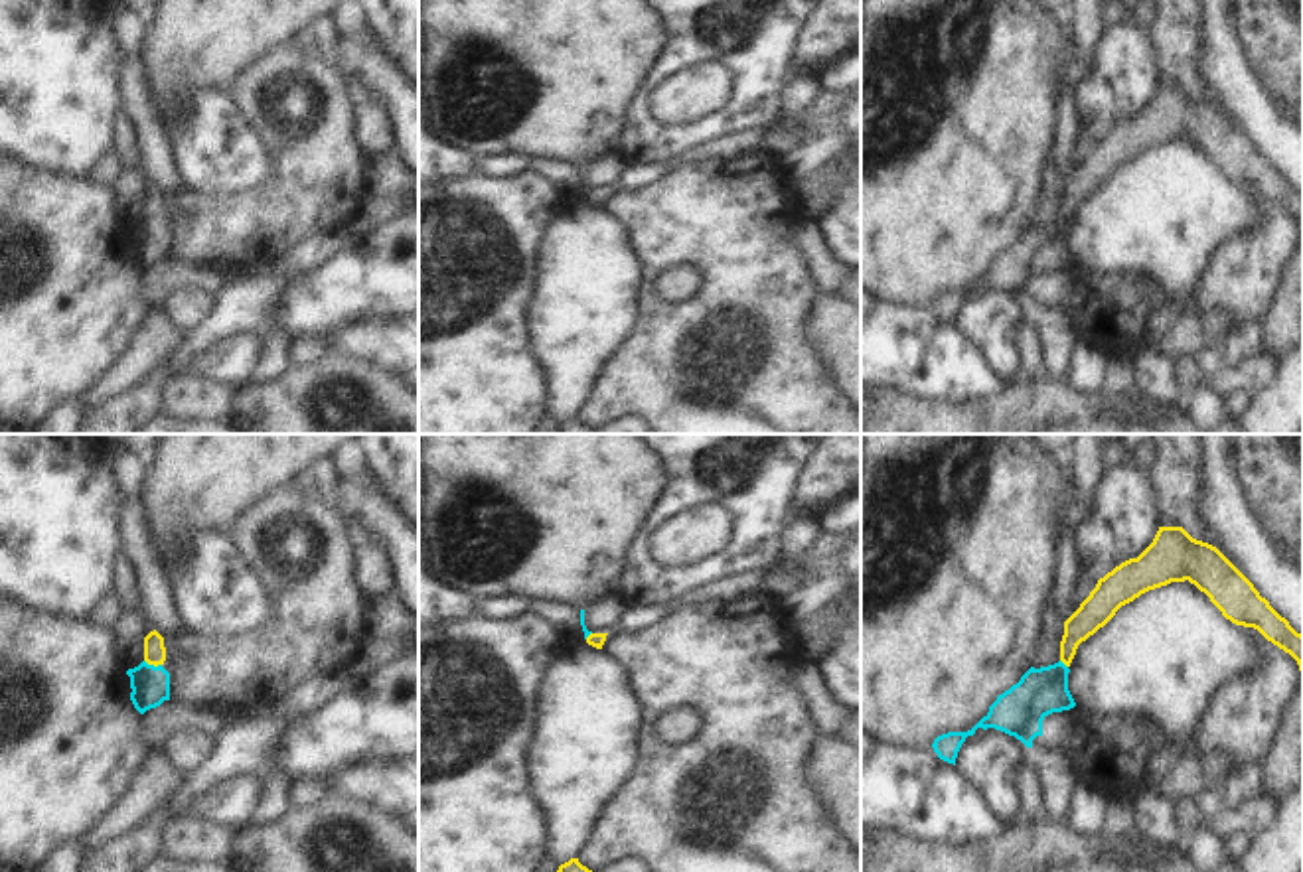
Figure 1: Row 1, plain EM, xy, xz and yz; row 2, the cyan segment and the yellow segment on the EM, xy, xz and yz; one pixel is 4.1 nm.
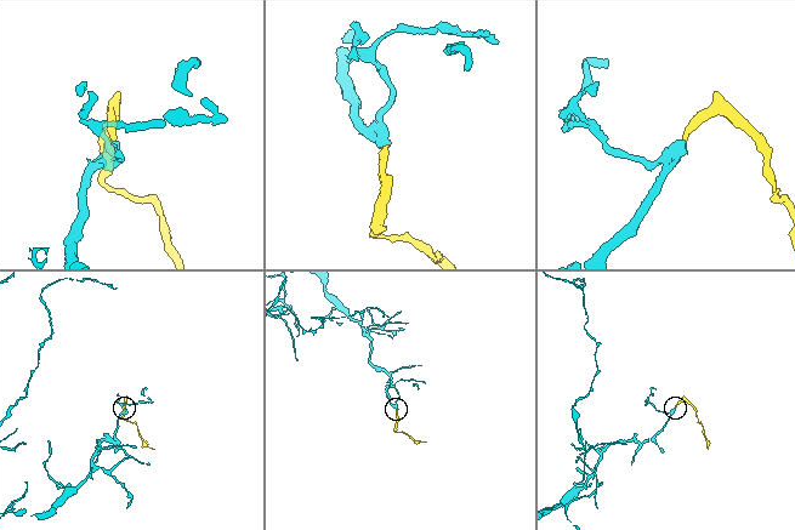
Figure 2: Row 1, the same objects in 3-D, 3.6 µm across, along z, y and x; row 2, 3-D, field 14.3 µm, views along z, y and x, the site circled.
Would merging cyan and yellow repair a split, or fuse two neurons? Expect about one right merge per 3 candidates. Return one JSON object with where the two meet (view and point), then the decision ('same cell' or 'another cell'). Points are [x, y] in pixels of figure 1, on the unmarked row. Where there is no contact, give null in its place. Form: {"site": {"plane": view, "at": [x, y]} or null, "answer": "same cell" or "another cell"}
{"site": {"plane": "xy", "at": [153, 223]}, "answer": "same cell"}

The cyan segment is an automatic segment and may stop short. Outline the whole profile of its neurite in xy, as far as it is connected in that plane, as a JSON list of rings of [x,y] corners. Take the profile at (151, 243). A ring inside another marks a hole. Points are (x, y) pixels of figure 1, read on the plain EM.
[[[154,187],[144,195],[144,219],[126,229],[132,247],[130,258],[140,272],[170,258],[170,231],[162,225],[164,219],[164,195]]]

